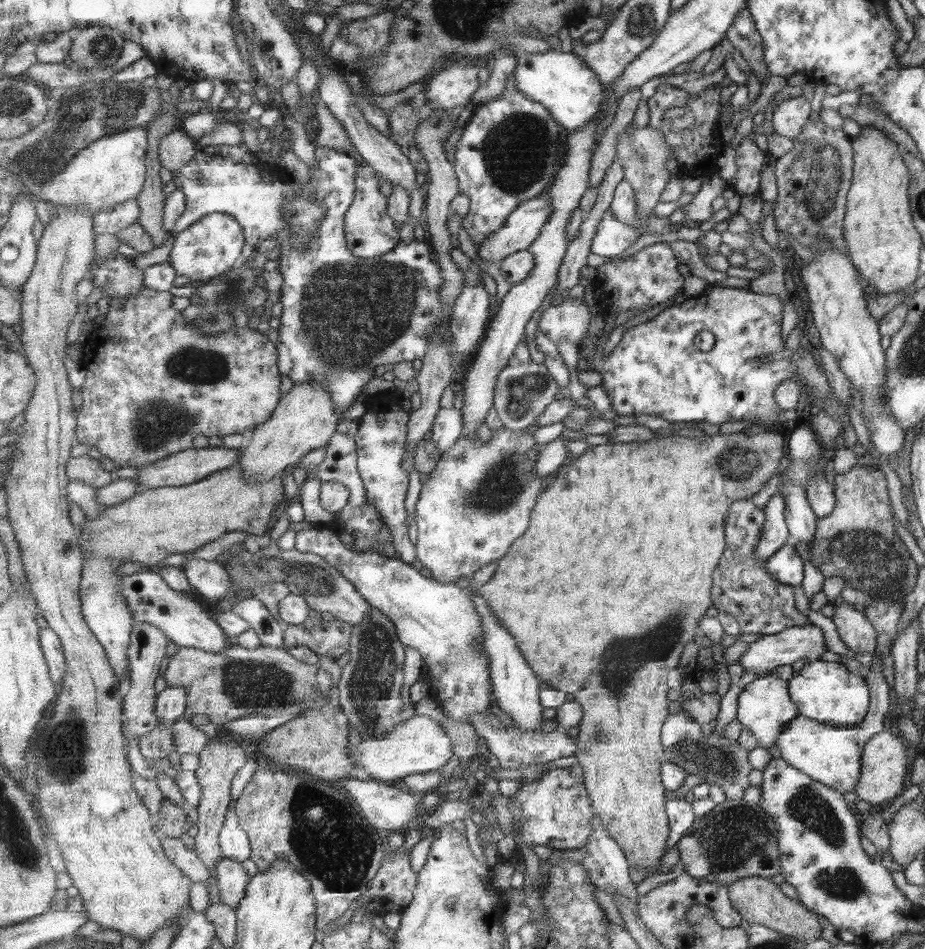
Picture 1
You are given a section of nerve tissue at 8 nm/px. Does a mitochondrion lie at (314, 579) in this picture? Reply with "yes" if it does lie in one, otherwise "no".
yes

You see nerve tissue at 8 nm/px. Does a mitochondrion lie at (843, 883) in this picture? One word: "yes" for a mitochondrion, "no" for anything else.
yes

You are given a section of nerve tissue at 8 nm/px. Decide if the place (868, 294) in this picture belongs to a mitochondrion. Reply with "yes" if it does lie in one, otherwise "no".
no

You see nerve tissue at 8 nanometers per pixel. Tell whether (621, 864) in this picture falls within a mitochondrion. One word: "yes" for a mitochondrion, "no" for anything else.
no

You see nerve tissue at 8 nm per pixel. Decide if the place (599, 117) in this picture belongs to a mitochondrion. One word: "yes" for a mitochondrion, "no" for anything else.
no

